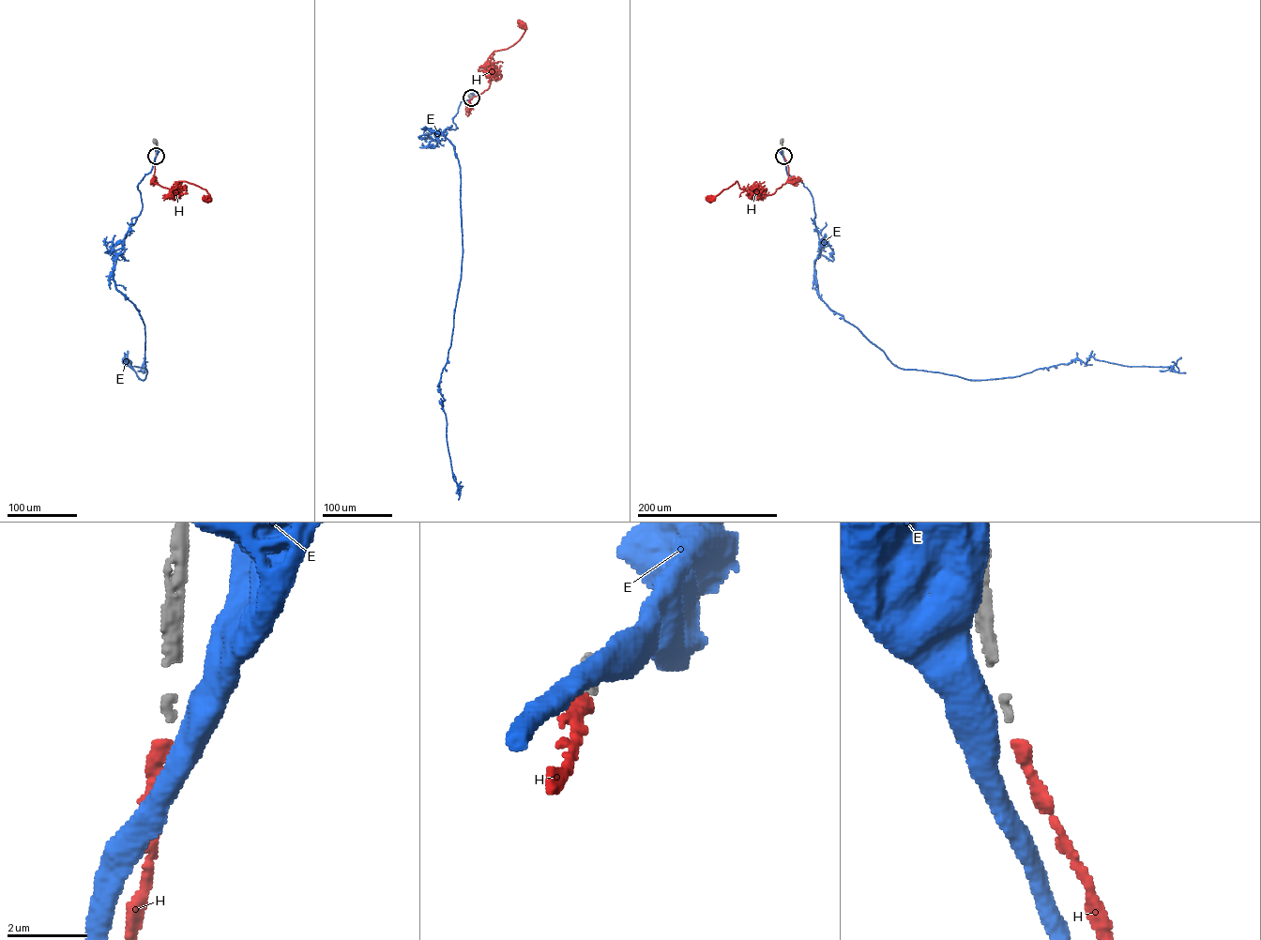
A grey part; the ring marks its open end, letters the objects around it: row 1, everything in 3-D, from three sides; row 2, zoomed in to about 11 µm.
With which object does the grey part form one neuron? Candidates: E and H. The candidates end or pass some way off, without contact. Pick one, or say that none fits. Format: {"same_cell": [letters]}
{"same_cell": ["H"]}

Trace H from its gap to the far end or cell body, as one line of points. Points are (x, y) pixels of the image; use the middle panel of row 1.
H: (471, 98), (469, 102), (489, 87), (486, 62), (490, 55), (512, 46), (524, 33), (524, 27), (517, 22)

